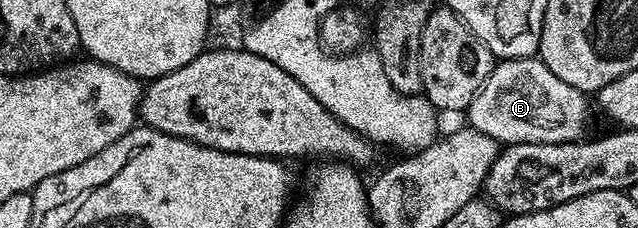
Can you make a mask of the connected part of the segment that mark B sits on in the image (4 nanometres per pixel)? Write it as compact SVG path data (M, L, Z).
M537 56L500 59L465 109L468 125L502 145L578 141L589 118L588 97L558 79Z

